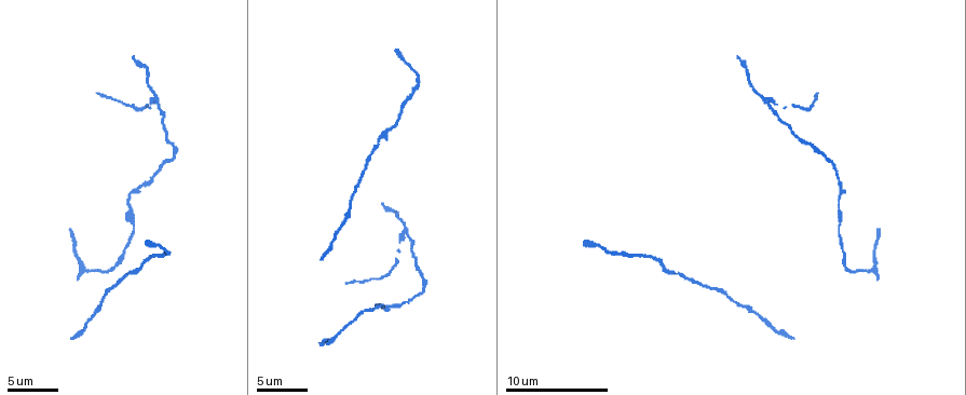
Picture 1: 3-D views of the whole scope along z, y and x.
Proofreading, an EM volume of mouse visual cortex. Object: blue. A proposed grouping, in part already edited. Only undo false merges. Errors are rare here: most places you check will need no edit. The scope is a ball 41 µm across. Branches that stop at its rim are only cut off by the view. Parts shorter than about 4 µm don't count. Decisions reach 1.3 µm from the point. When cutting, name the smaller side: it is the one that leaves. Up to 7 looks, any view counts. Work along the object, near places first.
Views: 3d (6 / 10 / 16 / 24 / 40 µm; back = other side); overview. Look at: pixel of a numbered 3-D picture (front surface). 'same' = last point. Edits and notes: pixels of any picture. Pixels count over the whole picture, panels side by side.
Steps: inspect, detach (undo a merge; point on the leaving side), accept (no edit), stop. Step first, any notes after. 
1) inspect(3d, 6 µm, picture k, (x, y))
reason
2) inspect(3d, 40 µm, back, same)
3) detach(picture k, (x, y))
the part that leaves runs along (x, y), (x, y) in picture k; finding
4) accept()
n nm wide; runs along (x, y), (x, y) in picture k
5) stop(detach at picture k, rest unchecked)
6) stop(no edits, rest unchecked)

inspect(3d, 10 µm, picture 1, (378, 140))
calibre changes

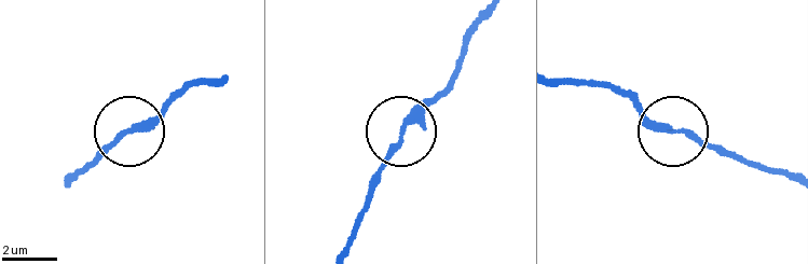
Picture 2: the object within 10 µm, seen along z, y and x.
inspect(3d, 10 µm, back, picture 2, (404, 128))

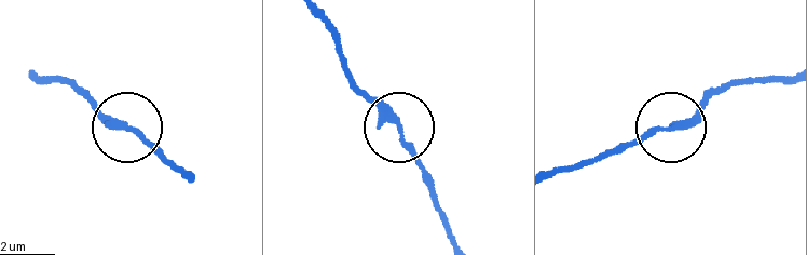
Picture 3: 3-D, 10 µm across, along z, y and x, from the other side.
accept()
all the same neuron

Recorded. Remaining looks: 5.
inspect(3d, 10 µm, picture 1, (399, 239))

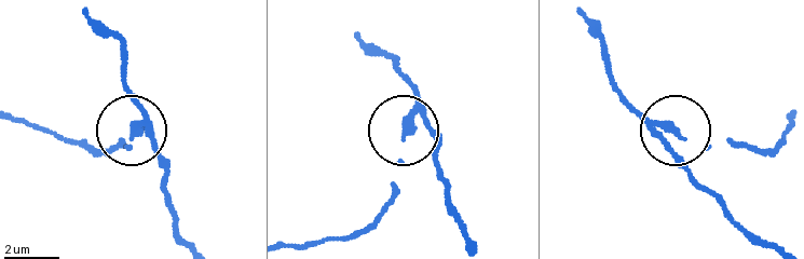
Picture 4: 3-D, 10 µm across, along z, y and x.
detach(picture 4, (131, 139))
side arm 6 µm; the part that leaves runs along (144, 123), (124, 147), (101, 149), (18, 123) in picture 4; a second neuron is stuck on

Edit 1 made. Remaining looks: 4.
inspect(3d, 10 µm, picture 1, (420, 270))
thick turns thin

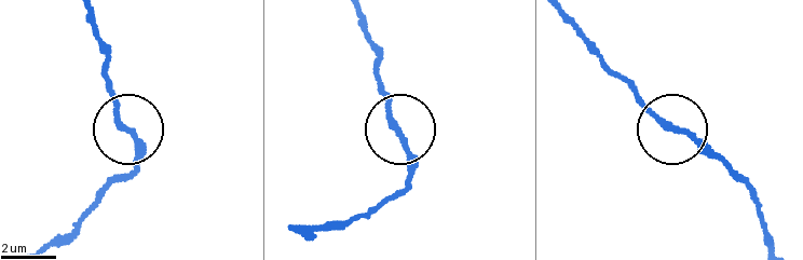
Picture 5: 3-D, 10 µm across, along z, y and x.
inspect(3d, 10 µm, back, picture 5, (678, 129))
other side

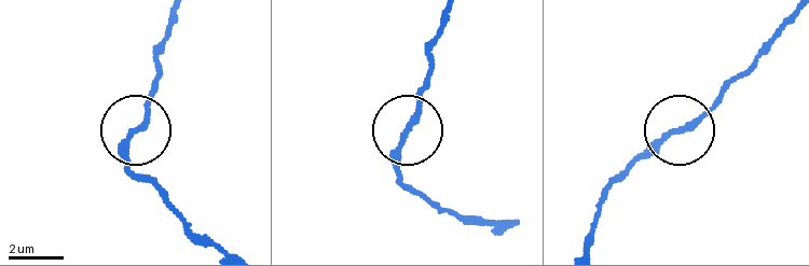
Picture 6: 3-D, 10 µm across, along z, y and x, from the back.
accept()
runs along (590, 246), (600, 204), (634, 163), (727, 88) in picture 6; all the same neuron

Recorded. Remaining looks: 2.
stop(detach at picture 4, rest unchecked)

